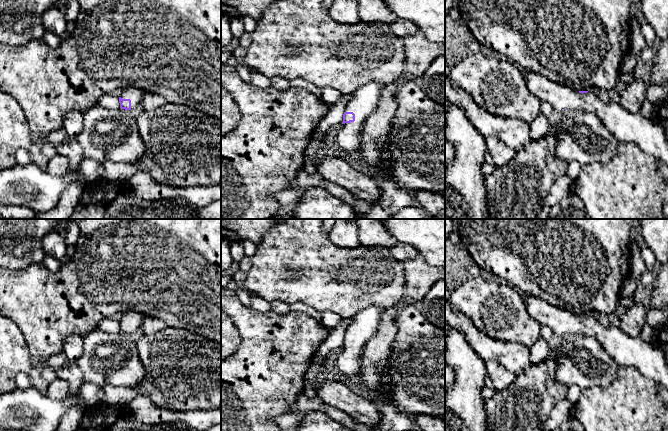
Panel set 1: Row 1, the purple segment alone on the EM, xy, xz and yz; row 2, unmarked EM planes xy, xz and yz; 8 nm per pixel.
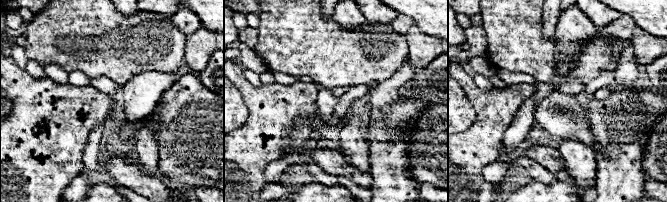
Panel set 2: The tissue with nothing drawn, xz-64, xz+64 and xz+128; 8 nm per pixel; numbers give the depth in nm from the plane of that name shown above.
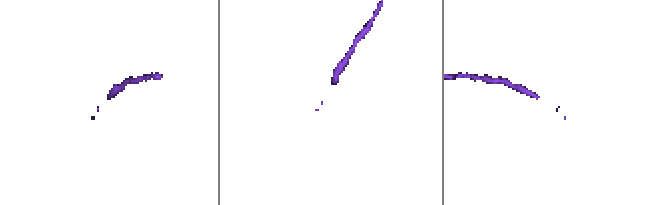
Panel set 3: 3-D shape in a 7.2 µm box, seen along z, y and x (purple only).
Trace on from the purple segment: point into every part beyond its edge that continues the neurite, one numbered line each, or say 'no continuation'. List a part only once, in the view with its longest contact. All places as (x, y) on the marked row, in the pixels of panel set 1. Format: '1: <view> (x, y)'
1: xz (364, 100)

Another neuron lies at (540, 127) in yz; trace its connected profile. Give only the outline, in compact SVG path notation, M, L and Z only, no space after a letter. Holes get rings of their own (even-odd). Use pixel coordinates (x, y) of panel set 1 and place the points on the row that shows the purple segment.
M539 113L535 120L530 124L530 141L543 138L549 133L551 125L547 116Z

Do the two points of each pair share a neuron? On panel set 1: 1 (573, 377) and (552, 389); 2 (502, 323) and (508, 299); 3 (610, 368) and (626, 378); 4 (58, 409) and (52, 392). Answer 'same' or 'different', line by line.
1: different
2: same
3: different
4: different

